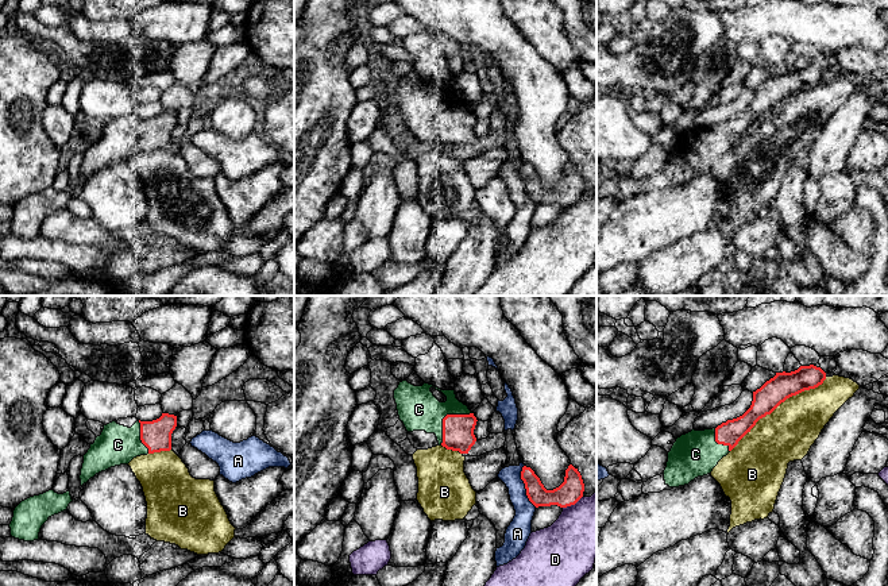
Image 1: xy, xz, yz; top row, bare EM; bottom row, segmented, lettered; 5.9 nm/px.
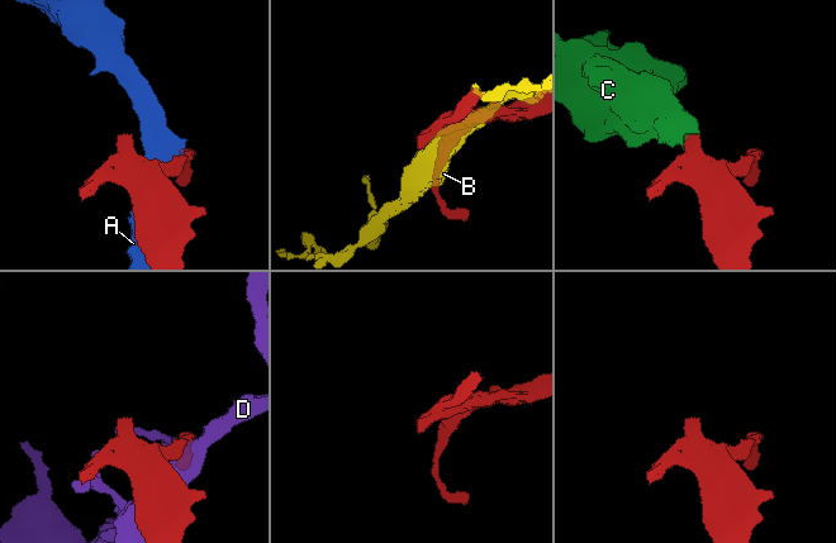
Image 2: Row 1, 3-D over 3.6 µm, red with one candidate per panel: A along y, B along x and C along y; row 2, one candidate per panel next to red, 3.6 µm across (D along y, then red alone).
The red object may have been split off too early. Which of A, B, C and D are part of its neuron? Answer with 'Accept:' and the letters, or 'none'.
Accept: C

